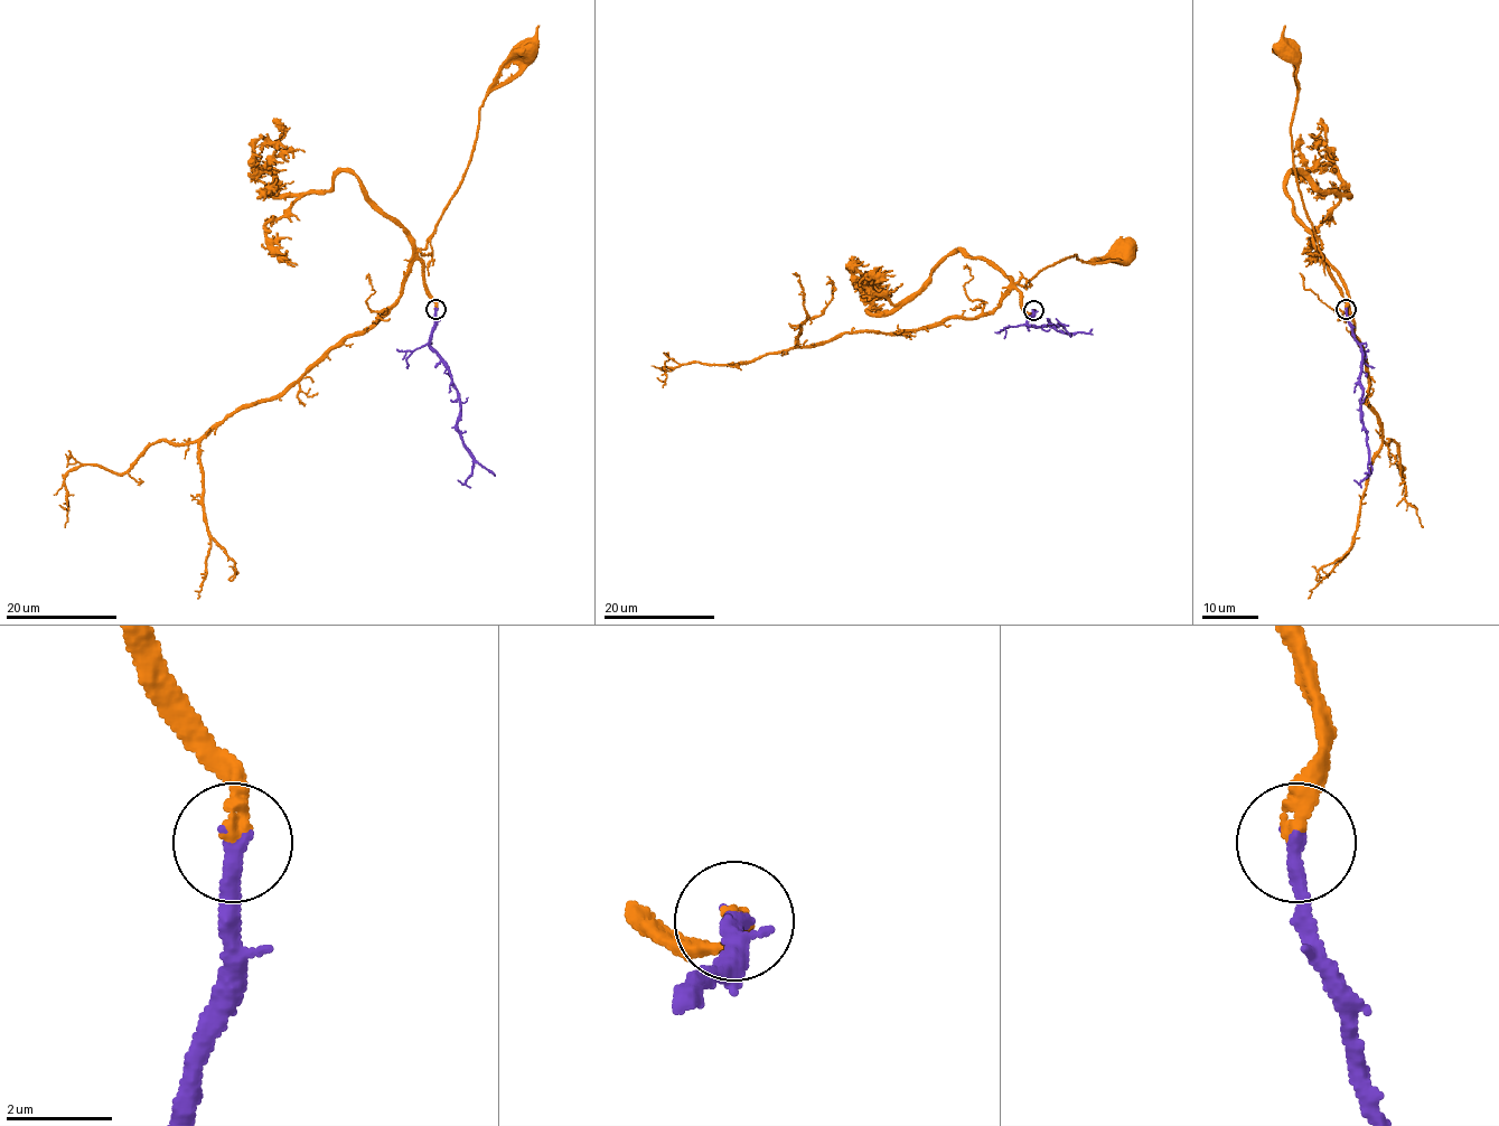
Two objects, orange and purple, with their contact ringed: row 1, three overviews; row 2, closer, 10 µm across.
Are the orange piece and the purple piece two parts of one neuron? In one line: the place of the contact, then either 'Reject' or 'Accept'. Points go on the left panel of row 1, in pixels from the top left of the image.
Place: (436, 309). Accept

